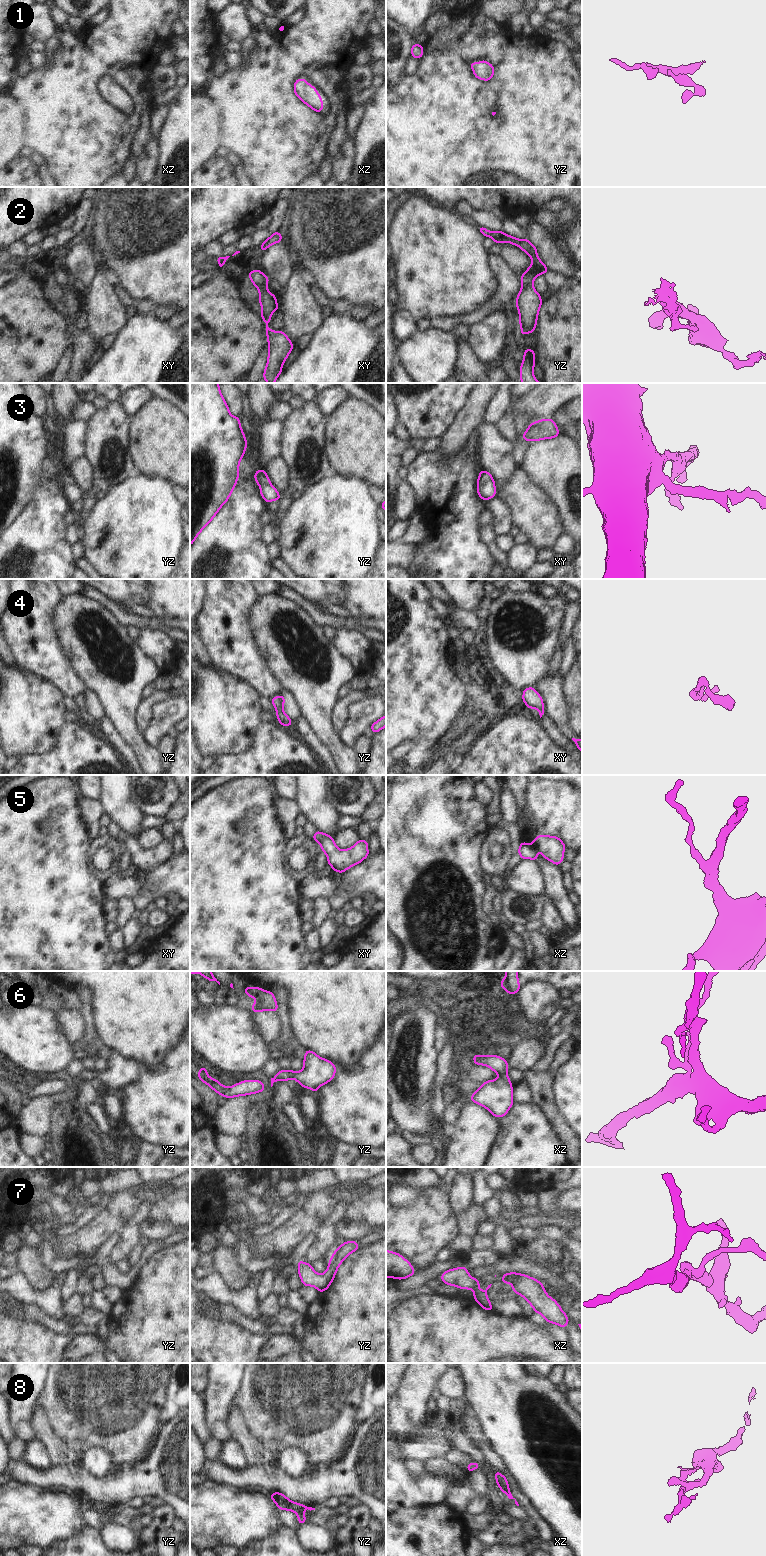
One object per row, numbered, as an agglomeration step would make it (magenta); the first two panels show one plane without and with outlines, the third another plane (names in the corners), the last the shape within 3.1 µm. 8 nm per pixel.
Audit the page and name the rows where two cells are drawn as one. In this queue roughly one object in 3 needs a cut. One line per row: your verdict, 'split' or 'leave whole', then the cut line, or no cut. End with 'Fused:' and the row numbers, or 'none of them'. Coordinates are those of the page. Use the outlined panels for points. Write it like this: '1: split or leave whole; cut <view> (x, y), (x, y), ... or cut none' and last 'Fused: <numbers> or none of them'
1: leave whole; cut none
2: split; cut yz (522, 284), (532, 287)
3: leave whole; cut none
4: leave whole; cut none
5: leave whole; cut none
6: leave whole; cut none
7: leave whole; cut none
8: leave whole; cut none
Fused: 2

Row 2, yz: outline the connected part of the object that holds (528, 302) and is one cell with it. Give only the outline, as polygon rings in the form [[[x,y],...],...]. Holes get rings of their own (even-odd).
[[[522,285],[516,299],[516,307],[519,311],[520,334],[533,333],[537,324],[538,313],[542,305],[540,294],[534,287]]]

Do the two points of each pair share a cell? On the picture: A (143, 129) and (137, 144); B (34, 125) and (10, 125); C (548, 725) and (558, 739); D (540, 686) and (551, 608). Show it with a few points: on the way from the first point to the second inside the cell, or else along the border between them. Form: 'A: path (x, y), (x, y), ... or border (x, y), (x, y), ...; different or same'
A: path (143, 133), (140, 140); same
B: border (18, 102), (22, 106), (24, 147); different
C: path (550, 728), (555, 736); same
D: border (548, 668), (532, 686); different

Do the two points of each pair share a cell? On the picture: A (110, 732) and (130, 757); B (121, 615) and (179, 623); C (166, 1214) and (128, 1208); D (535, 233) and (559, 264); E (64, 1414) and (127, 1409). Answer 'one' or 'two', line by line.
A: one
B: one
C: two
D: one
E: one

